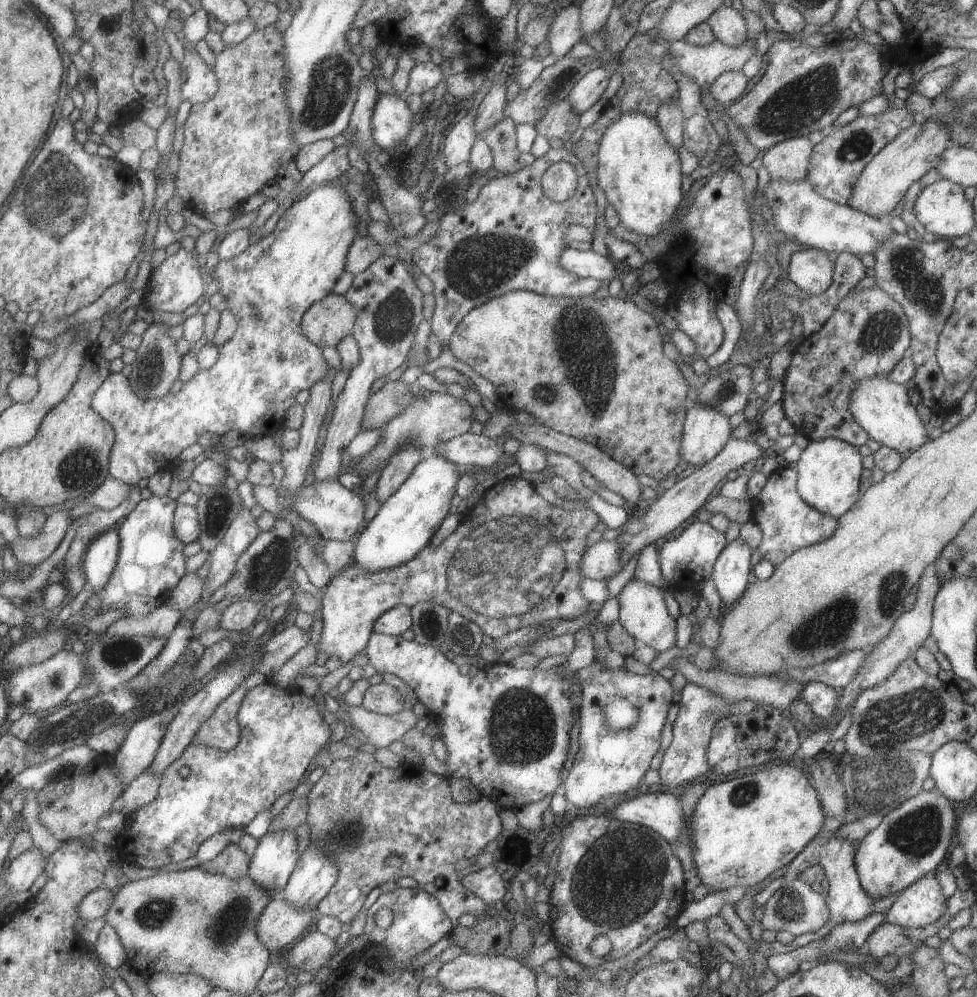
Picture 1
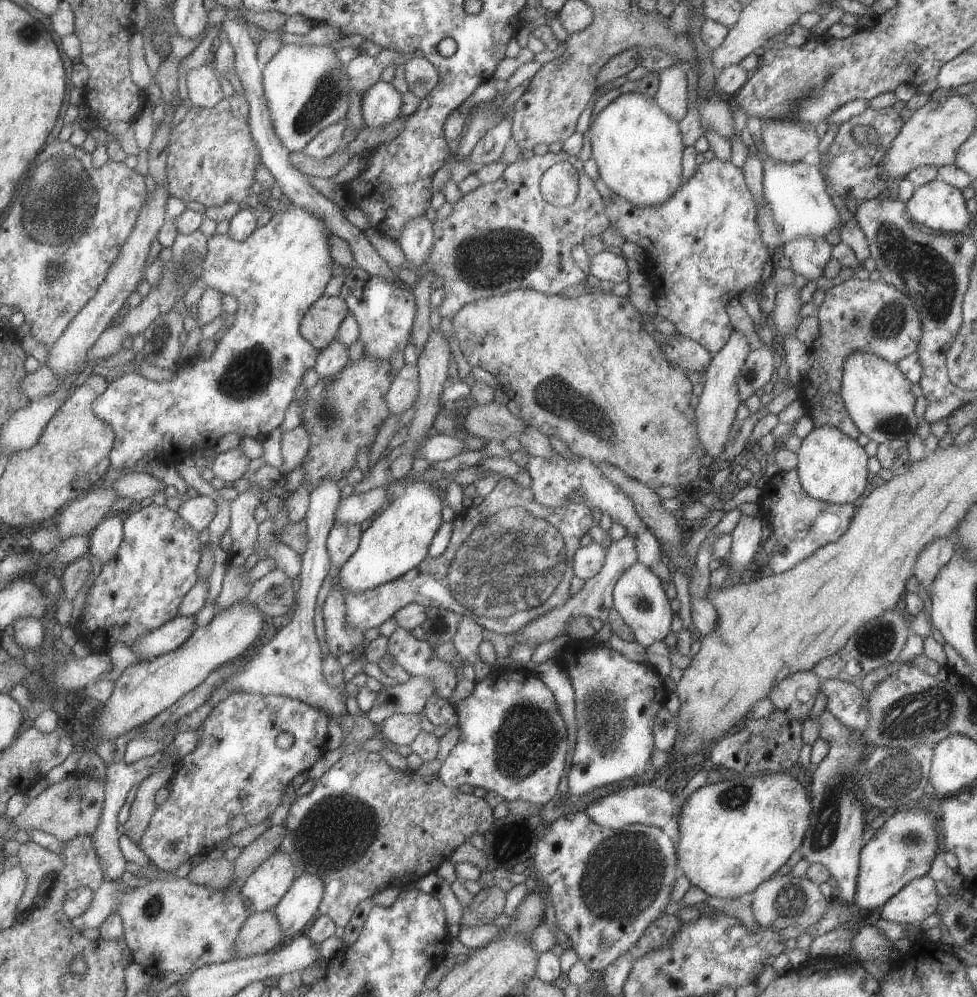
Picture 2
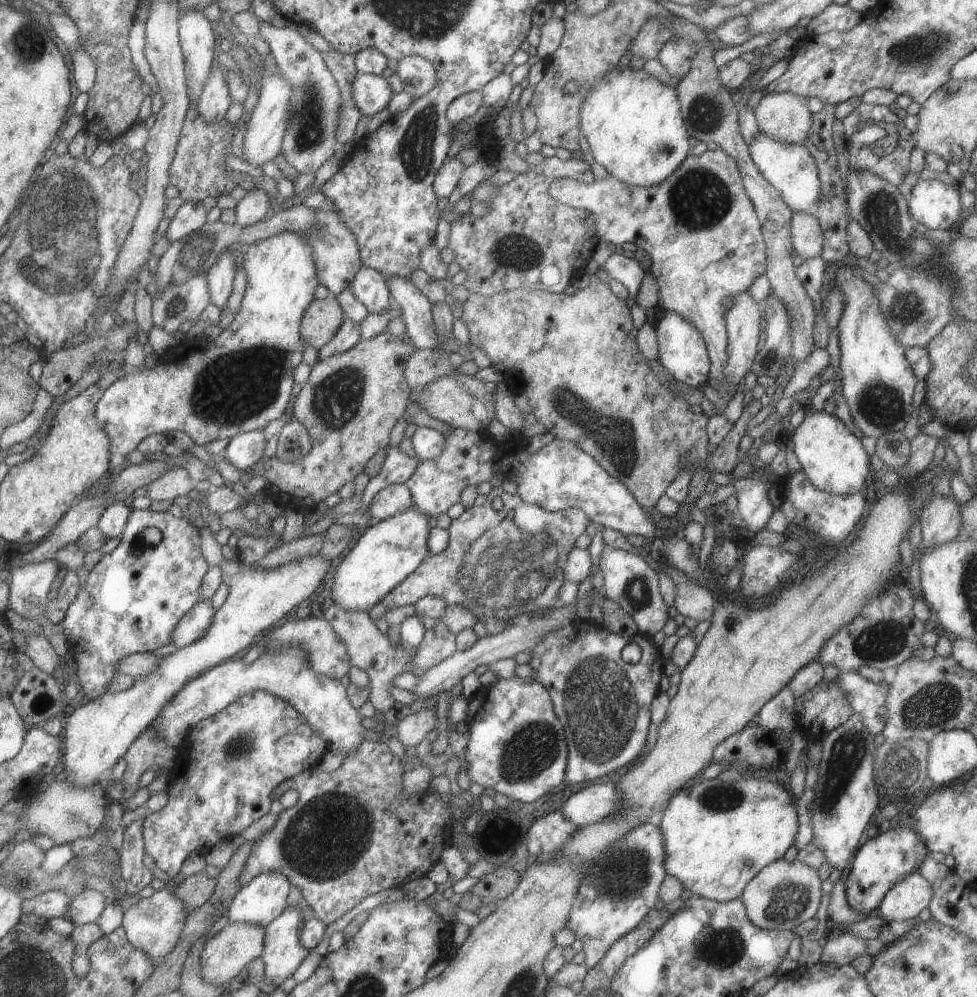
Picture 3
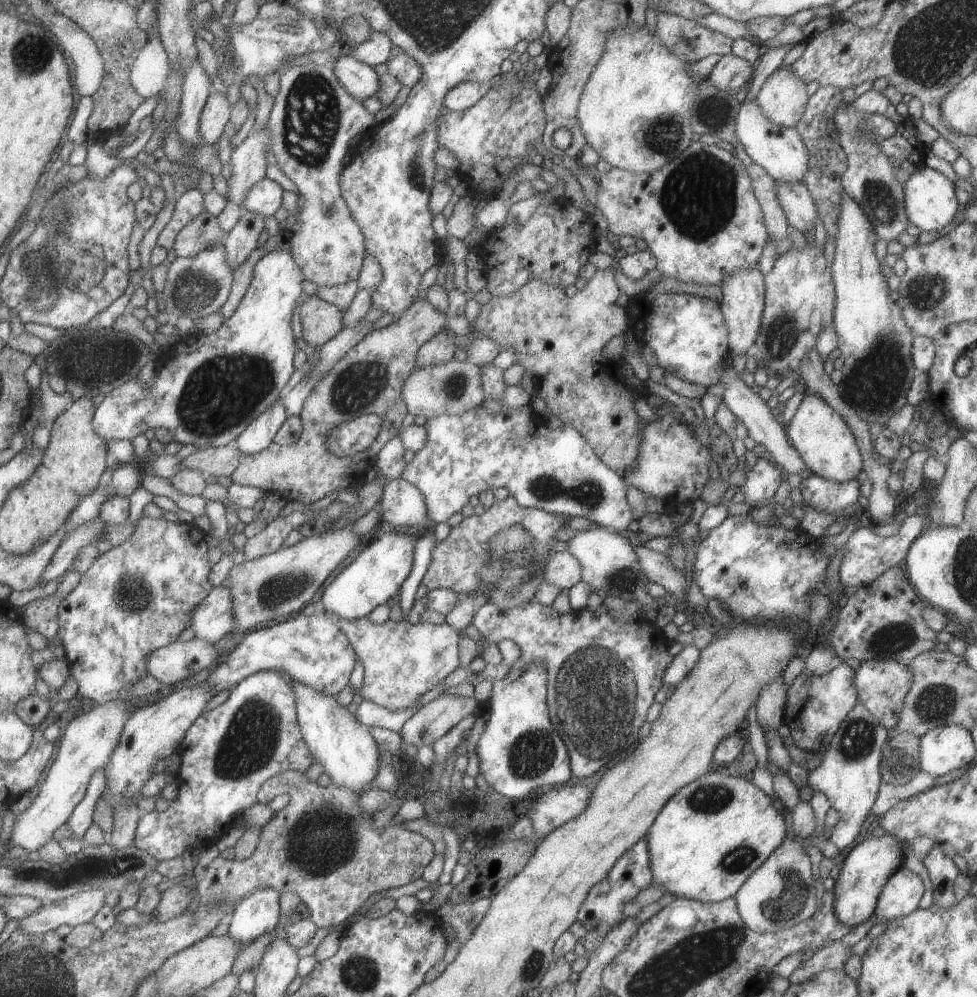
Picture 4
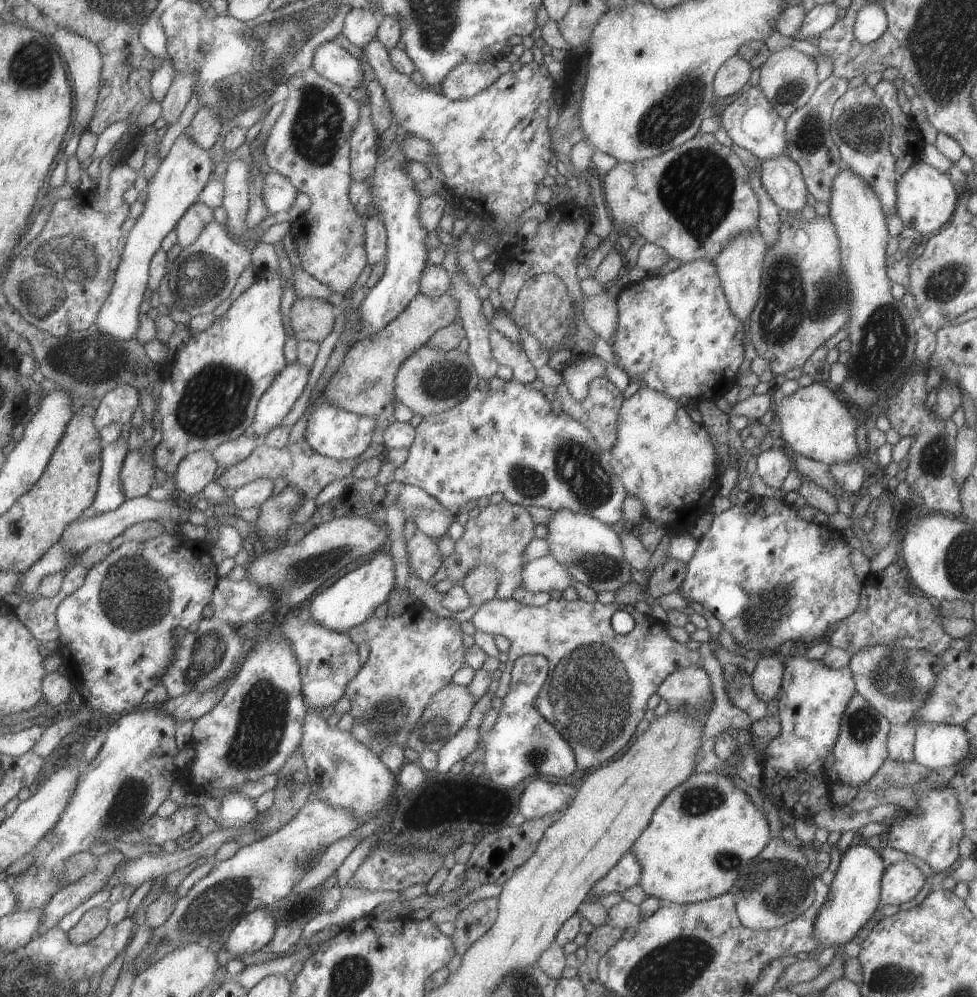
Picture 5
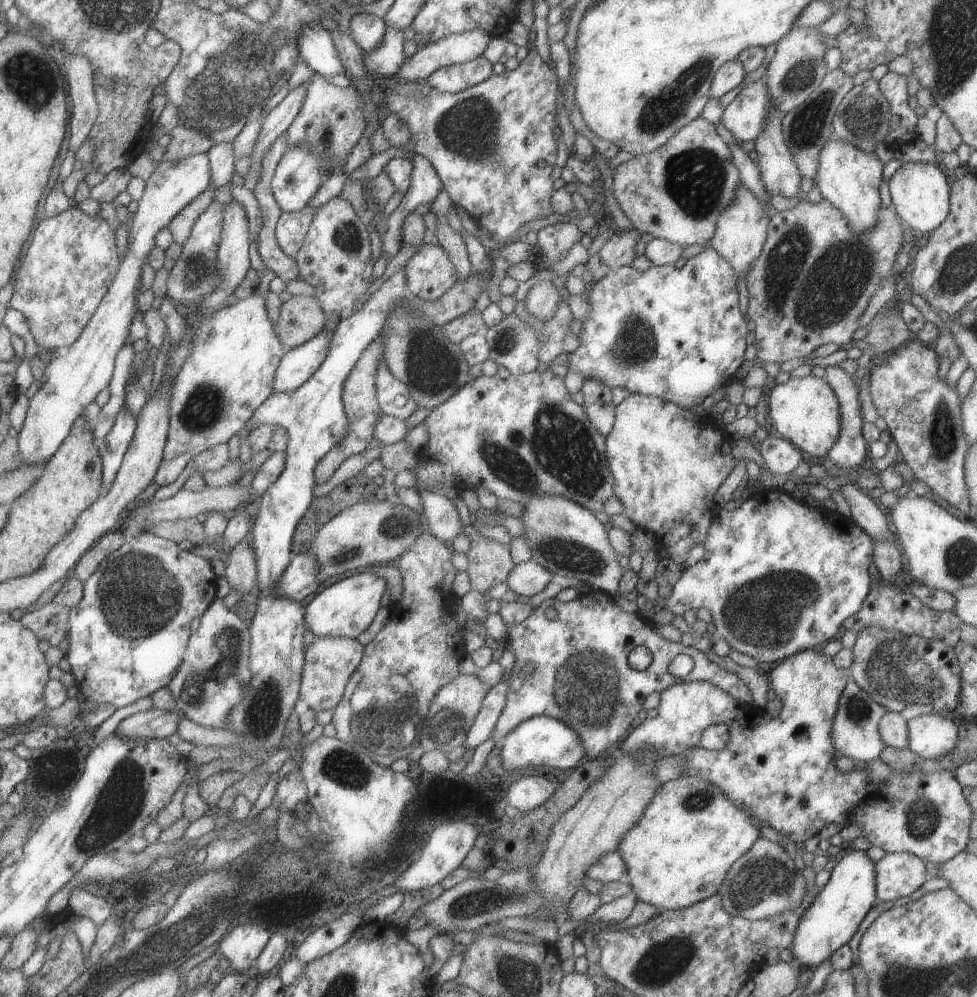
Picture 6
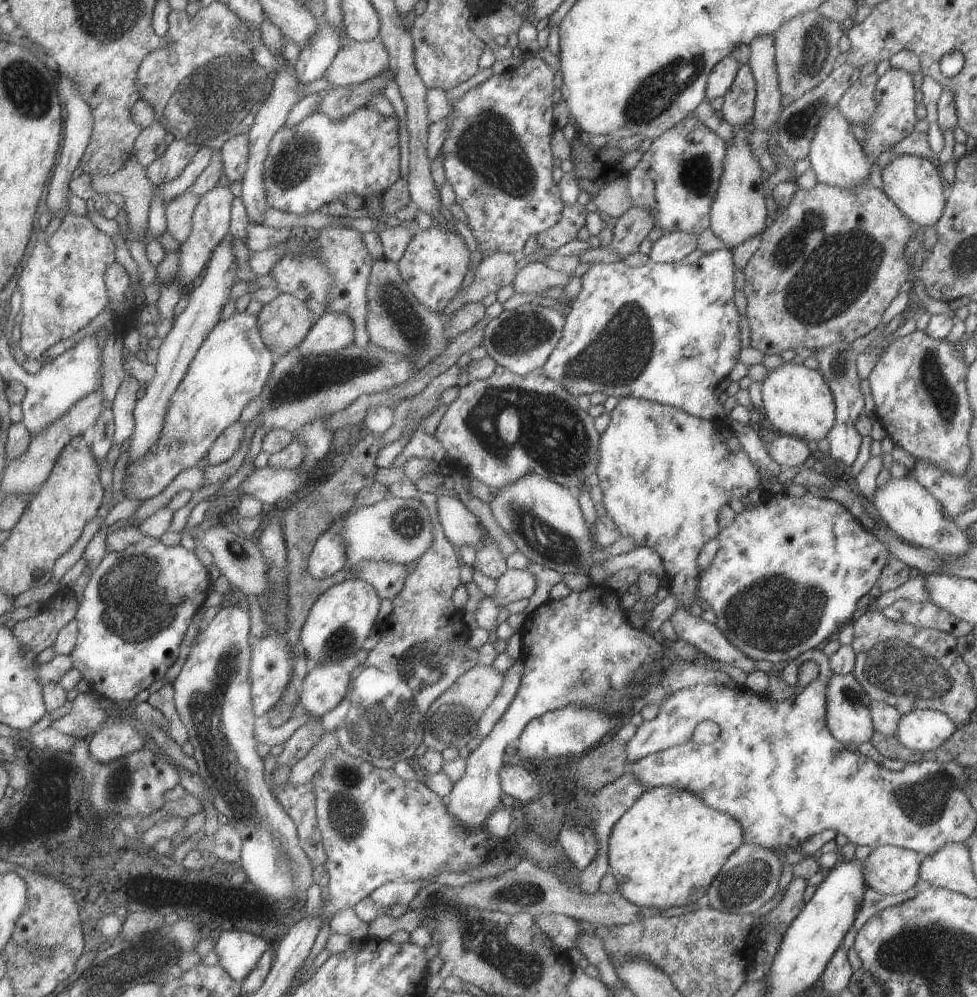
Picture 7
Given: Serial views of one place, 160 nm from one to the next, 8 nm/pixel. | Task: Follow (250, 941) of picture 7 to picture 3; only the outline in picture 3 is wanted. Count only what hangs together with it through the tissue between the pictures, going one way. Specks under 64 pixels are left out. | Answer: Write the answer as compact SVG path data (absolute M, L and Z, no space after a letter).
M279 873L258 874L234 894L226 911L229 922L265 928L284 911L289 886Z

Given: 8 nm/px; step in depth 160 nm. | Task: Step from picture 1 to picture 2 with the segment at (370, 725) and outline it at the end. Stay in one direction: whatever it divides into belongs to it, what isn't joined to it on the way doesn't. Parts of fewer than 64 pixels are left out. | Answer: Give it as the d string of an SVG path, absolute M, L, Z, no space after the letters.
M395 713L380 722L379 732L381 732L383 739L385 738L395 747L402 744L410 746L413 739L421 731L419 722L421 722L421 716L419 714Z

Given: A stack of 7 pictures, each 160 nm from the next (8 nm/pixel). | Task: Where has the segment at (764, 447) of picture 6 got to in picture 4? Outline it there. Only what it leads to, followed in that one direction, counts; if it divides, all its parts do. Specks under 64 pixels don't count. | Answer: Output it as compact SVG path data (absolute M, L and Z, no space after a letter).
M759 457L757 462L746 472L746 480L743 485L744 502L750 510L755 508L755 502L769 500L775 494L776 488L779 488L785 474L775 464L765 458Z

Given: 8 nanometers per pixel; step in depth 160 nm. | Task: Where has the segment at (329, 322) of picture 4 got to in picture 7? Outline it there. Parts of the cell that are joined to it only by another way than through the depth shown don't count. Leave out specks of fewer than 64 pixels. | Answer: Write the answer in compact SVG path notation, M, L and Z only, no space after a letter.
M279 293L262 305L257 326L267 350L284 355L306 337L314 320L315 316L303 301L289 293Z

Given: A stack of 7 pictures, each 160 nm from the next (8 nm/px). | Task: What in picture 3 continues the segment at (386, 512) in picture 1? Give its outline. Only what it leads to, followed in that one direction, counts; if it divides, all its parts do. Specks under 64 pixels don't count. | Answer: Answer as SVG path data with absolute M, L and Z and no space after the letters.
M416 506L361 530L333 574L332 602L346 611L371 610L373 604L403 582L427 557L428 518Z

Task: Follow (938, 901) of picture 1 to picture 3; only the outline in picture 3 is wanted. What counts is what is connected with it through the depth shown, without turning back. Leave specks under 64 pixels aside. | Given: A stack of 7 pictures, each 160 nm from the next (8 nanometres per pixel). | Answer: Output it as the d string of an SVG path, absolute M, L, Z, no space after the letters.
M913 872L891 886L877 905L875 914L886 922L915 919L927 908L931 897L931 883Z

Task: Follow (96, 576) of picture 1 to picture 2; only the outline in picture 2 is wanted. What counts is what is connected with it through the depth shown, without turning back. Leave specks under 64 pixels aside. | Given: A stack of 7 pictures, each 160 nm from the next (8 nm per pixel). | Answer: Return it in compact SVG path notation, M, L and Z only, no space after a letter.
M121 516L104 517L89 533L89 538L88 550L99 558L101 566L112 561L123 540Z

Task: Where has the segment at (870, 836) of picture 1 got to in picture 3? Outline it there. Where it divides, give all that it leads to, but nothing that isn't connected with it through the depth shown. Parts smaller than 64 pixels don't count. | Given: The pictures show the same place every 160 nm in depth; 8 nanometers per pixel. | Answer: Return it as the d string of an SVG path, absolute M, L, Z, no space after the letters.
M894 824L884 833L867 840L861 845L851 861L849 874L844 881L847 904L860 915L872 914L885 893L901 879L917 872L928 850L913 829L901 828Z

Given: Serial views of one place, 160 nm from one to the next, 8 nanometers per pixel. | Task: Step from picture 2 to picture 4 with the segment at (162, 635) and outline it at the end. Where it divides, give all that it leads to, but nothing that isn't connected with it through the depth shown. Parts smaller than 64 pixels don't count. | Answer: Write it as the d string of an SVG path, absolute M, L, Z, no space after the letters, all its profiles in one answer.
M212 587L192 612L190 626L195 638L216 646L234 630L236 620L232 615L231 597L228 587Z

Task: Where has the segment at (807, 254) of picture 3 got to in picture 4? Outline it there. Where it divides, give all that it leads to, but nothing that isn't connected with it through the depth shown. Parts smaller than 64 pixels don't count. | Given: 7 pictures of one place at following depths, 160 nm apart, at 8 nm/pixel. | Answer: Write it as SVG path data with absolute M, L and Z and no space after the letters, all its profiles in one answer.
M777 181L774 191L789 225L802 234L813 226L818 214L805 183Z

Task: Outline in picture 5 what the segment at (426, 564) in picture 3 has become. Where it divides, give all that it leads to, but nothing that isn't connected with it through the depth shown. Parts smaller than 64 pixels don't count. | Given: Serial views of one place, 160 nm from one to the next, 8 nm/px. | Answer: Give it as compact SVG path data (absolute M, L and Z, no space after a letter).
M502 499L497 504L489 504L482 508L475 518L467 519L460 539L454 542L454 552L444 558L443 566L447 568L446 578L459 583L471 567L485 564L493 565L499 573L495 599L506 601L512 598L512 590L521 584L520 572L523 560L521 553L533 539L533 520L524 506L511 504Z

